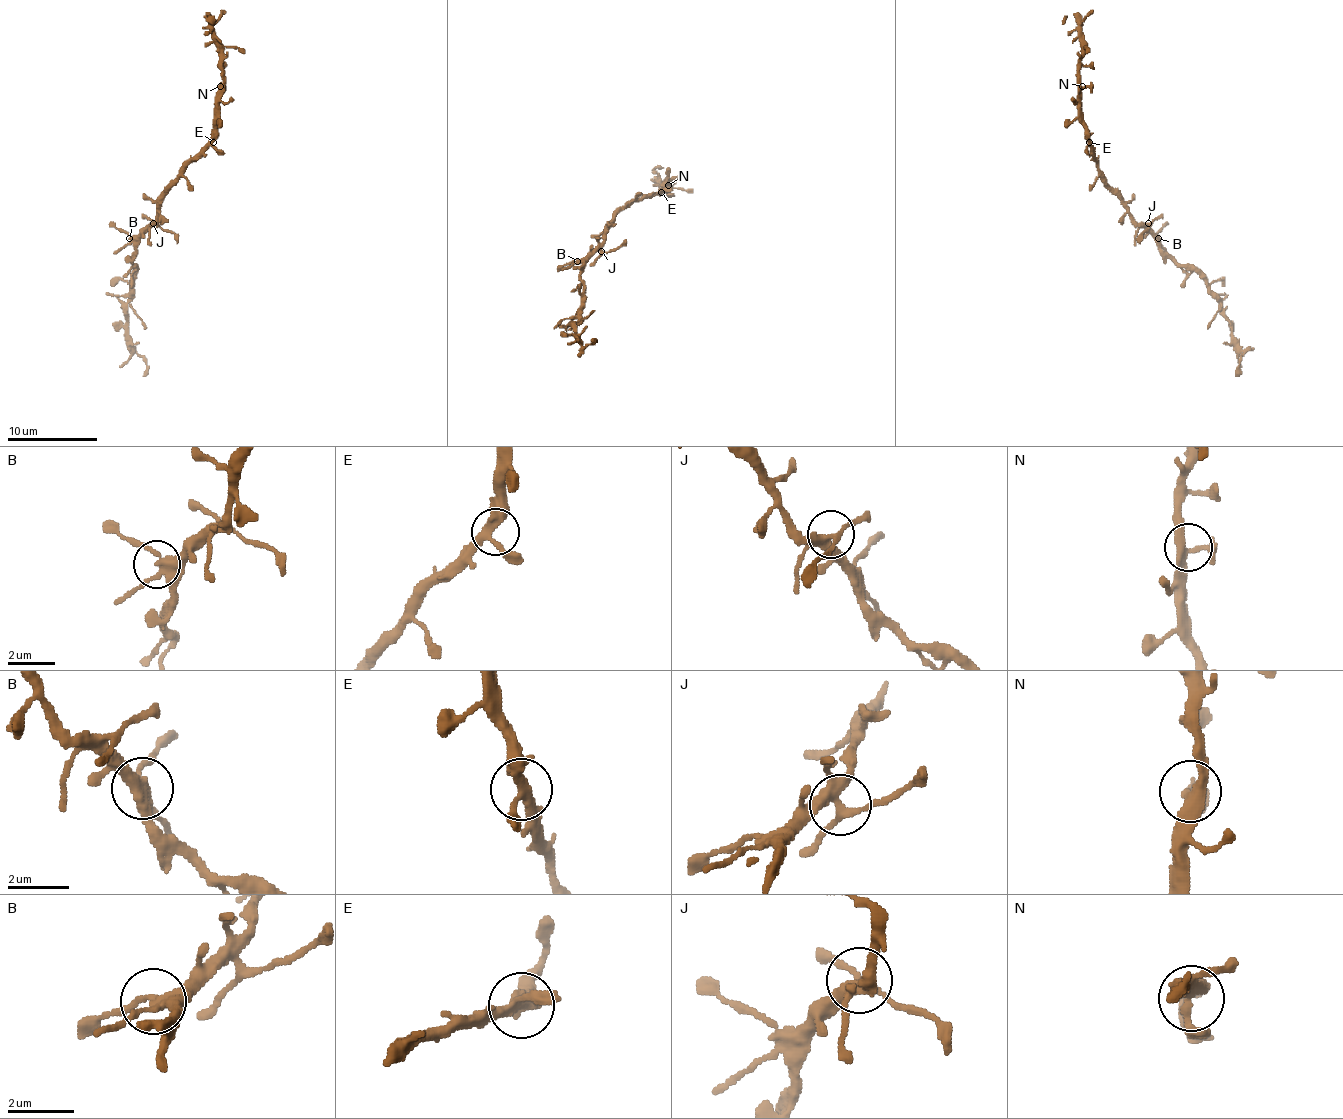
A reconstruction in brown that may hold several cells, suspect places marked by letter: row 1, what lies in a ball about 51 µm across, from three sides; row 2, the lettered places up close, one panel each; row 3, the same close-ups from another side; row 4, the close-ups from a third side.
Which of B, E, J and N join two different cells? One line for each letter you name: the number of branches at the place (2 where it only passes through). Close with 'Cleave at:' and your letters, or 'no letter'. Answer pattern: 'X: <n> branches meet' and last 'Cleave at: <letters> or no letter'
J: 5 branches meet
Cleave at: J

